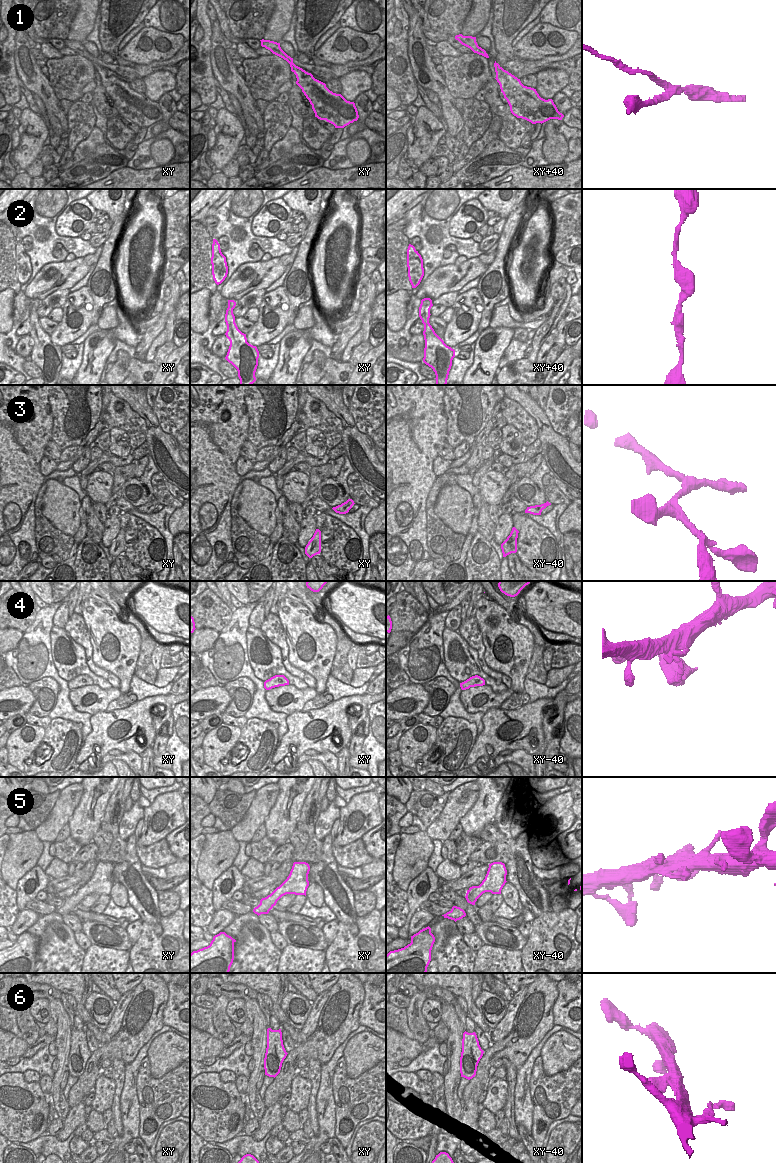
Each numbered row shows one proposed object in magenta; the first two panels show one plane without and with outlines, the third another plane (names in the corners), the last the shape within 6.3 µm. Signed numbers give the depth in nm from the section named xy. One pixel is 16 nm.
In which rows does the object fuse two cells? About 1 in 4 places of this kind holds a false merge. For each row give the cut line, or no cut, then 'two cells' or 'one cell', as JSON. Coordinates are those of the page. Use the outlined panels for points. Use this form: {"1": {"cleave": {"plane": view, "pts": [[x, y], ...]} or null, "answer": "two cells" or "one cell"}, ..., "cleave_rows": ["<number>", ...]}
{"1": {"cleave": {"plane": "xy", "pts": [[270, 49], [283, 51]]}, "answer": "two cells"}, "2": {"cleave": null, "answer": "one cell"}, "3": {"cleave": null, "answer": "one cell"}, "4": {"cleave": {"plane": "xy", "pts": [[279, 675], [283, 682], [288, 684]]}, "answer": "two cells"}, "5": {"cleave": null, "answer": "one cell"}, "6": {"cleave": null, "answer": "one cell"}, "cleave_rows": ["1", "4"]}

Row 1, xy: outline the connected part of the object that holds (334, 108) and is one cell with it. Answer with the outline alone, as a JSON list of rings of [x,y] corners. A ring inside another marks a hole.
[[[270,51],[290,64],[291,71],[297,78],[296,84],[302,89],[302,92],[312,105],[315,117],[326,120],[333,124],[335,128],[344,128],[358,120],[359,115],[354,102],[347,101],[341,94],[330,91],[325,83],[315,79],[311,73],[296,66],[293,63],[293,58],[284,51]]]

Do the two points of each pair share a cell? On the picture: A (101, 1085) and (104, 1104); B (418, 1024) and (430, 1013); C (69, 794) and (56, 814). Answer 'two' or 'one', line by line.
A: one
B: two
C: one

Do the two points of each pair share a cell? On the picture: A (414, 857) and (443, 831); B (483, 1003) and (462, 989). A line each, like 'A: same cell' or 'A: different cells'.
A: different cells
B: different cells

